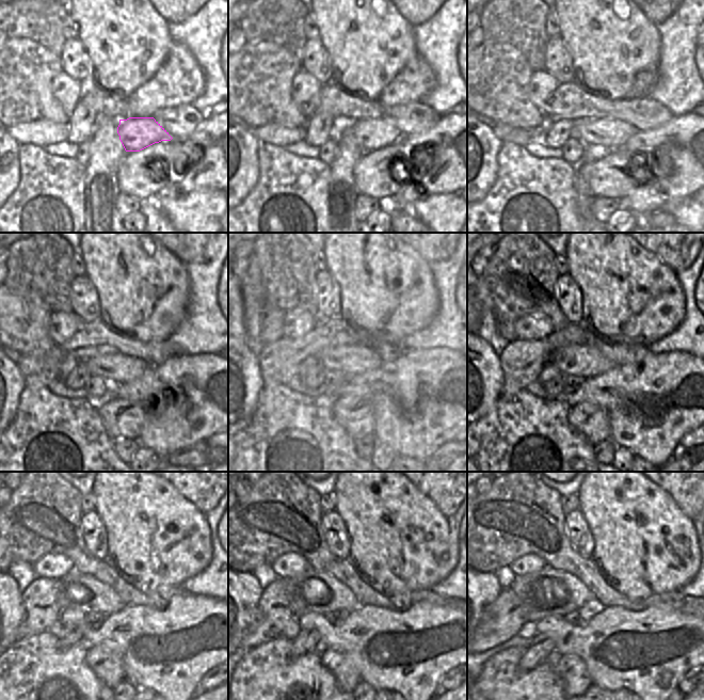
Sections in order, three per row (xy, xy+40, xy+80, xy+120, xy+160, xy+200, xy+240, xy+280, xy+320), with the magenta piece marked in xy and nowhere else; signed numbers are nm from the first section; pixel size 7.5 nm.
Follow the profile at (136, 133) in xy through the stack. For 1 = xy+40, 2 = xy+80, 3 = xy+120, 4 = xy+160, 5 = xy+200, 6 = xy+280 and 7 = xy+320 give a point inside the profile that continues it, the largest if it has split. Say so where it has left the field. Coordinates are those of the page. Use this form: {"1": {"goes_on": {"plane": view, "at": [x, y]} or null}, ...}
{"1": {"goes_on": {"plane": "xy+40", "at": [370, 134]}}, "2": {"goes_on": {"plane": "xy+80", "at": [604, 134]}}, "3": {"goes_on": {"plane": "xy+120", "at": [114, 368]}}, "4": {"goes_on": {"plane": "xy+160", "at": [351, 361]}}, "5": {"goes_on": {"plane": "xy+200", "at": [586, 361]}}, "6": {"goes_on": {"plane": "xy+280", "at": [314, 591]}}, "7": {"goes_on": {"plane": "xy+320", "at": [549, 592]}}}

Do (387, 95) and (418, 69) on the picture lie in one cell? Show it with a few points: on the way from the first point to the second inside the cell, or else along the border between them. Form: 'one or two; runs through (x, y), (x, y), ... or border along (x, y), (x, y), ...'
one; runs through (395, 93), (411, 77)

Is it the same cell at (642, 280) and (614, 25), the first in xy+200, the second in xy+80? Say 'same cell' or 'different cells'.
same cell

